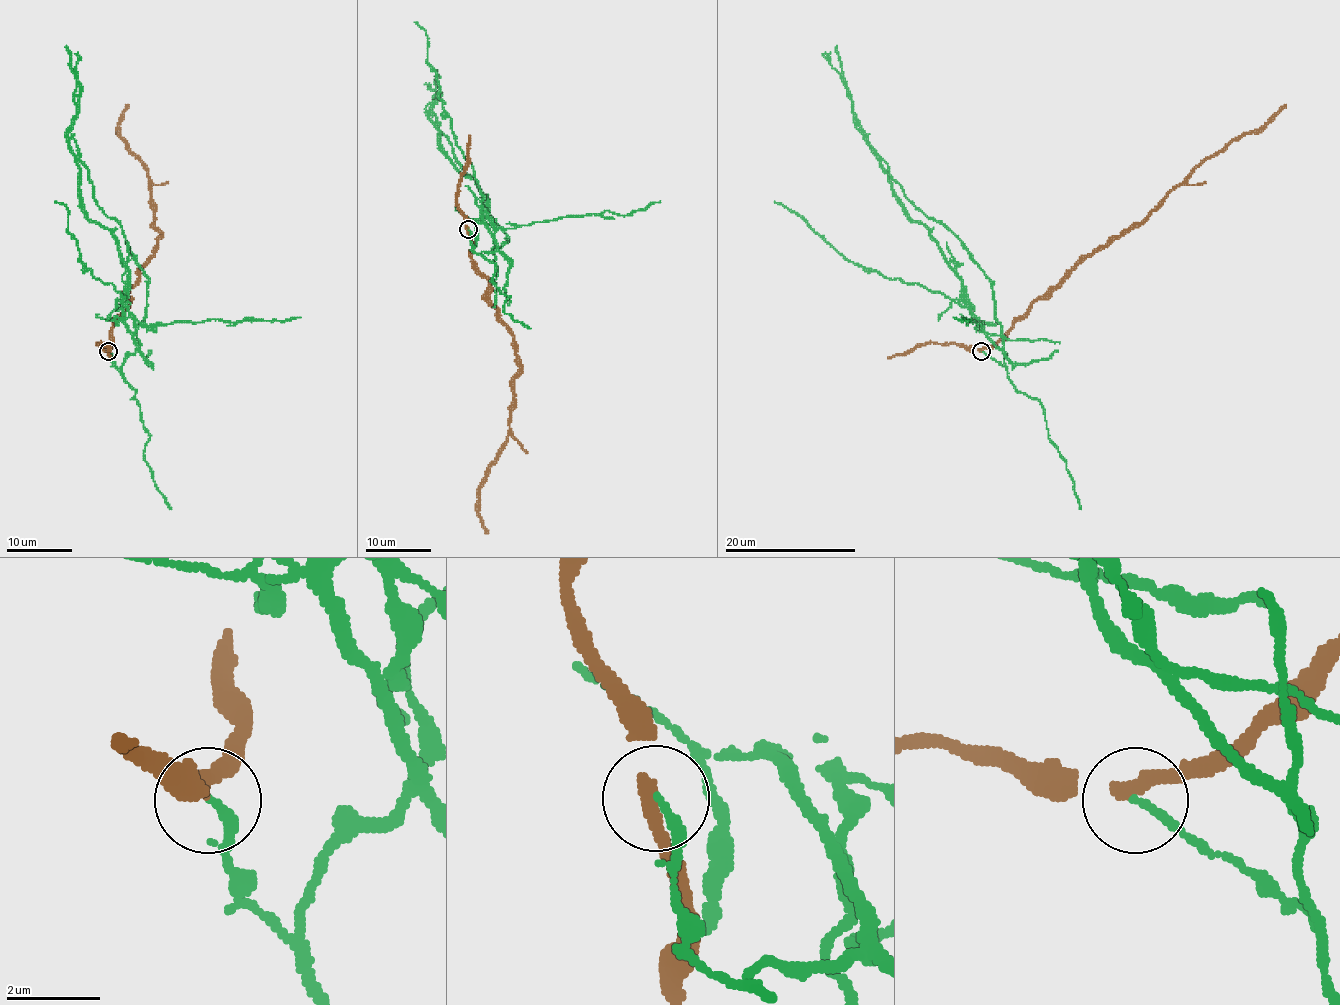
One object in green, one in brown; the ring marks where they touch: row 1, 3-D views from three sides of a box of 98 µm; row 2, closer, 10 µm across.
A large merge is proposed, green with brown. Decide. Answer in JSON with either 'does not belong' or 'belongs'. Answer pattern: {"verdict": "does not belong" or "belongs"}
{"verdict": "does not belong"}

